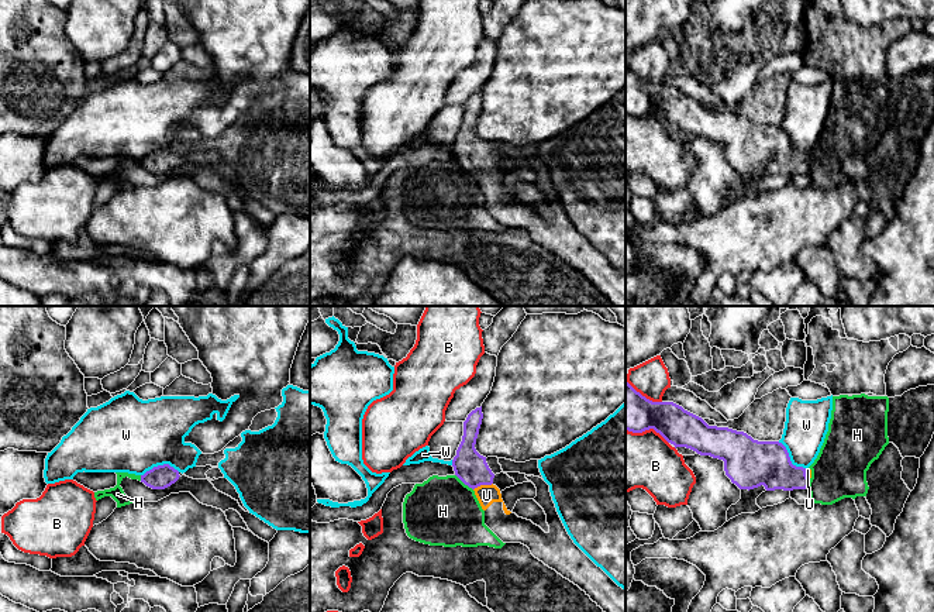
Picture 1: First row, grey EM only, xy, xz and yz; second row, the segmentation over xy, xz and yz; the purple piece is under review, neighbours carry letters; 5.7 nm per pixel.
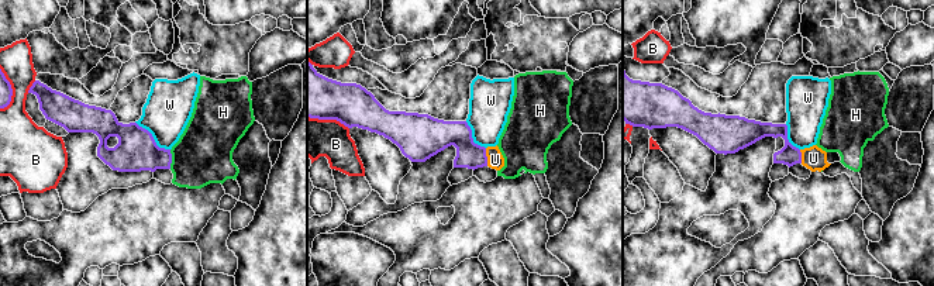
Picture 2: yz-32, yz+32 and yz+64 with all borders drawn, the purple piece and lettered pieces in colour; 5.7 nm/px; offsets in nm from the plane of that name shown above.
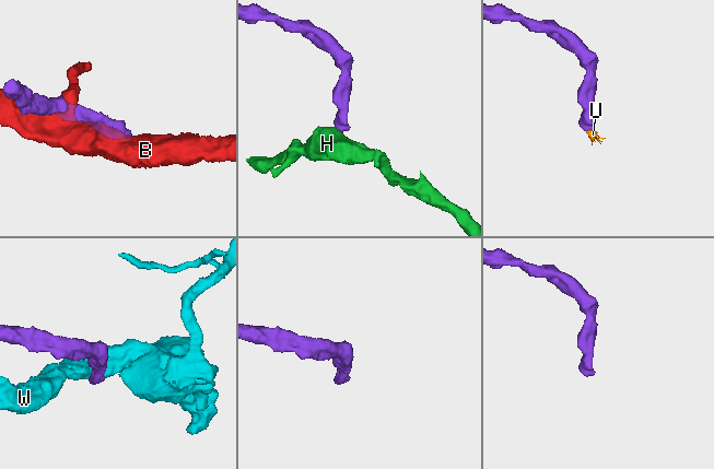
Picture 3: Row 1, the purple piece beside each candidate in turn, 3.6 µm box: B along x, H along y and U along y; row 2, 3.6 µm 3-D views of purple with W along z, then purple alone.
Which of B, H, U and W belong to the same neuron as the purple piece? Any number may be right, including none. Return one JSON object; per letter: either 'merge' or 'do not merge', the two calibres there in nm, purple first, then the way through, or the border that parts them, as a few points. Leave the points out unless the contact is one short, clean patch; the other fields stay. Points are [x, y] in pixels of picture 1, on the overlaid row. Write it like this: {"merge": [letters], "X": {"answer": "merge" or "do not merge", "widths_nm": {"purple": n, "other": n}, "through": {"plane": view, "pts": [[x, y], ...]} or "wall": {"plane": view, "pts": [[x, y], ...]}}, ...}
{"merge": ["U"], "B": {"answer": "do not merge", "widths_nm": {"purple": 240, "other": 320}}, "H": {"answer": "do not merge", "widths_nm": {"purple": 180, "other": 400}, "wall": {"plane": "xz", "pts": [[455, 474], [472, 490]]}}, "U": {"answer": "merge", "widths_nm": {"purple": 180, "other": 110}, "through": {"plane": "xz", "pts": [[471, 467], [482, 484], [486, 495]]}}, "W": {"answer": "do not merge", "widths_nm": {"purple": 140, "other": 440}, "wall": {"plane": "xy", "pts": [[179, 471], [168, 464], [158, 464], [141, 475]]}}}

